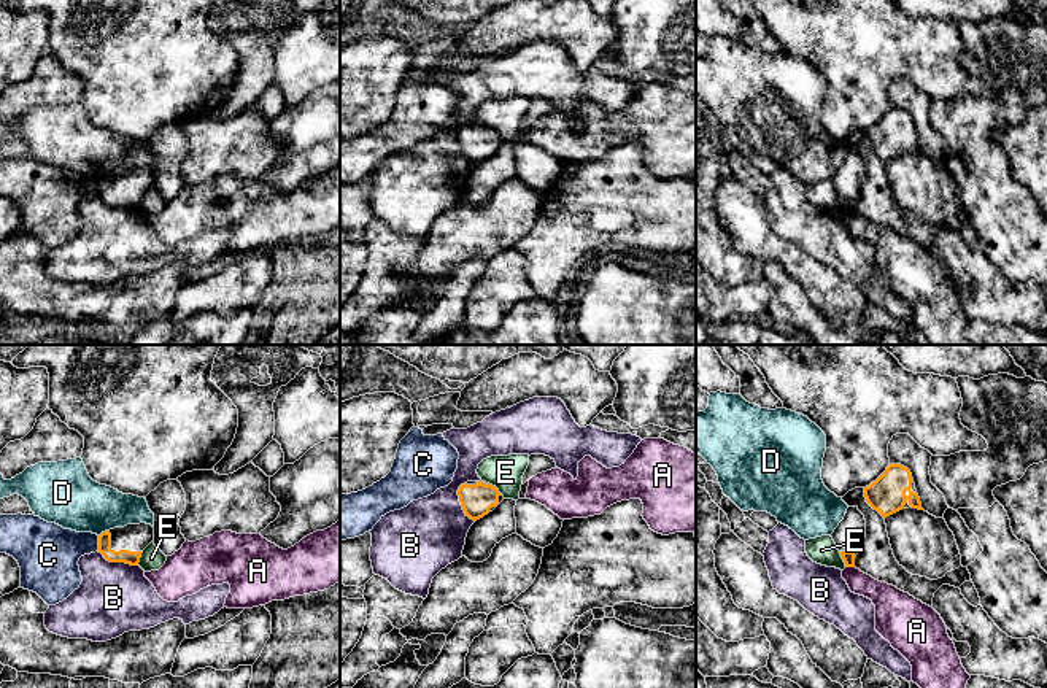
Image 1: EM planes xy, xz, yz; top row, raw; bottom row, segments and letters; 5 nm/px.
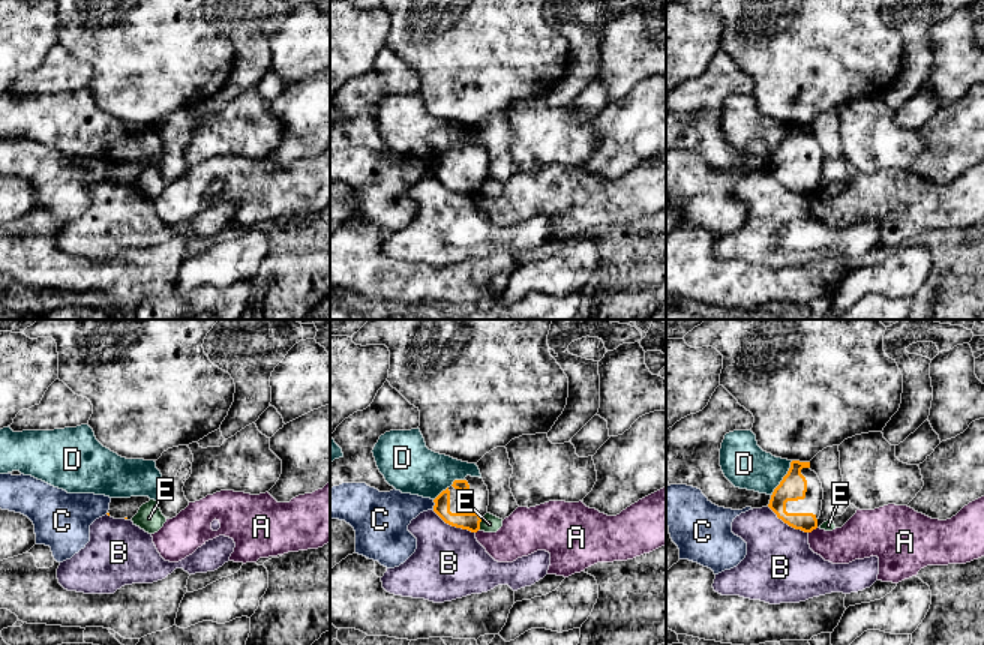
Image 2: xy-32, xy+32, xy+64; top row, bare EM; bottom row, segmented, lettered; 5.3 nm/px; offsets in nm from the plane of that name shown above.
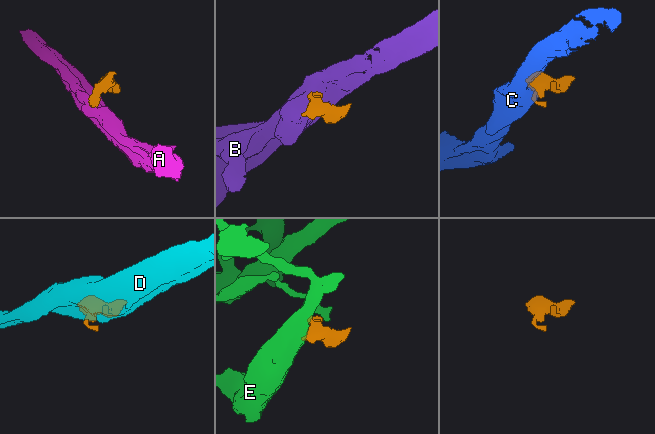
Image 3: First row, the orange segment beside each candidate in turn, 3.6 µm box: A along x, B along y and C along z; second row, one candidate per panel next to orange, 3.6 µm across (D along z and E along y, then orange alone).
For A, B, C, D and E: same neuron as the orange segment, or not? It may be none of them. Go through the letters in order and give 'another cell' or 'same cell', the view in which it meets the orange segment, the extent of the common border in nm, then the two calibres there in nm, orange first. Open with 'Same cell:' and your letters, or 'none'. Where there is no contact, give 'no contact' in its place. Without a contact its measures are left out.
Same cell: none
A: another cell; contact in yz; length 50 nm; calibres 60 and 140 nm
B: another cell; contact in xz; length 220 nm; calibres 160 and 360 nm
C: another cell; contact in xy; length 80 nm; calibres 70 and 280 nm
D: another cell; contact in xy; length 70 nm; calibres 70 and 300 nm
E: another cell; contact in yz; length 90 nm; calibres 60 and 140 nm

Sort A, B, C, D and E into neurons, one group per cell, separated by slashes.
A / B / C / D / E

